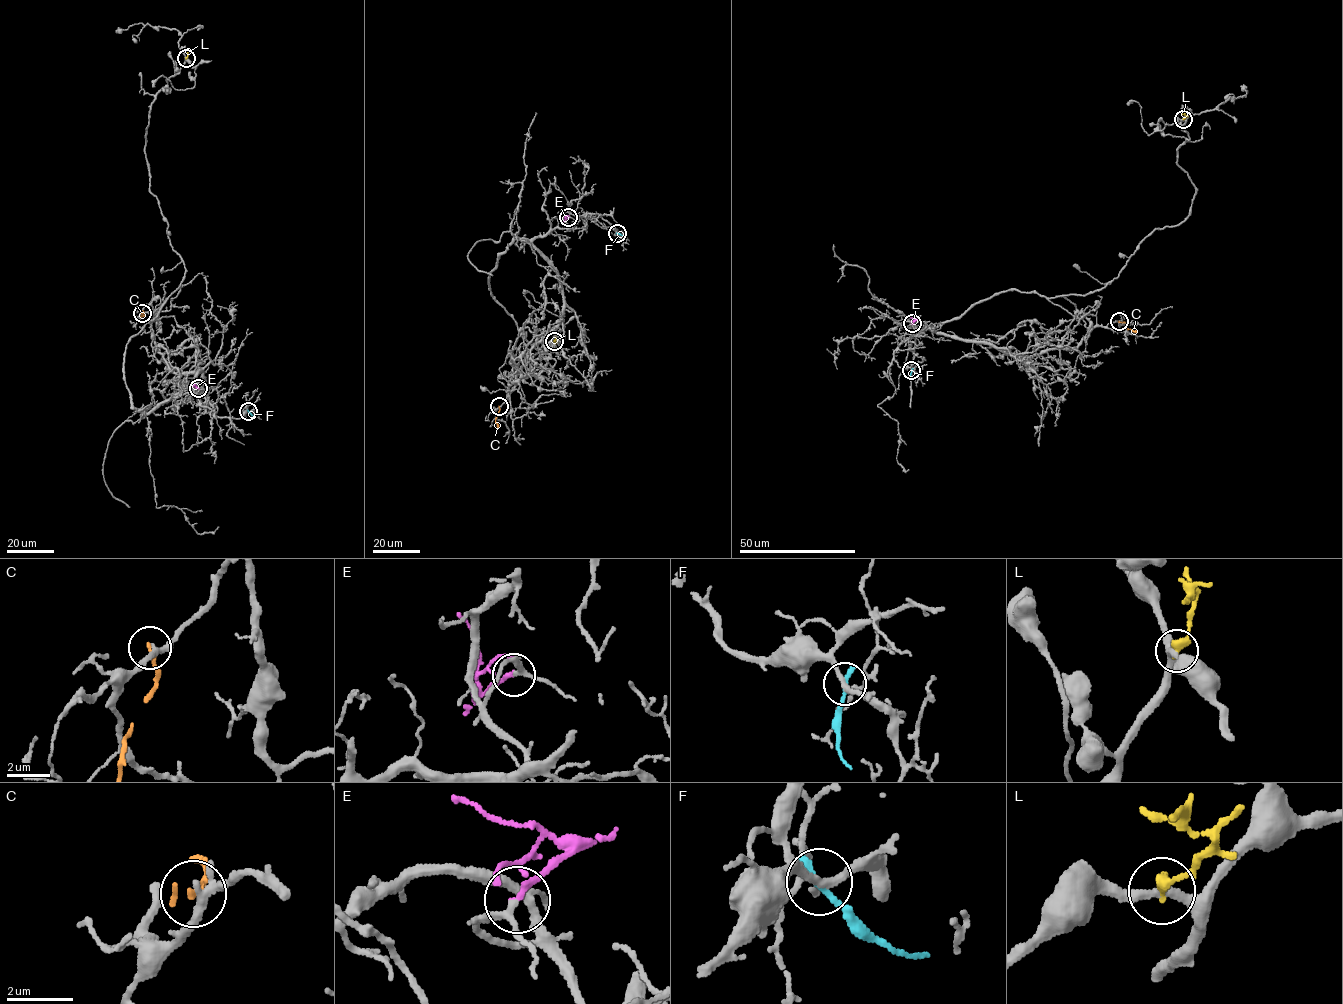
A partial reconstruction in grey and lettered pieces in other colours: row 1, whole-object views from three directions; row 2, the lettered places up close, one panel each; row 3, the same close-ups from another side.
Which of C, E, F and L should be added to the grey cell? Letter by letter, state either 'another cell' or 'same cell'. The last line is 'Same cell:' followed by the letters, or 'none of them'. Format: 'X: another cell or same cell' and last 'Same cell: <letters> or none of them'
C: another cell
E: same cell
F: another cell
L: another cell
Same cell: E

